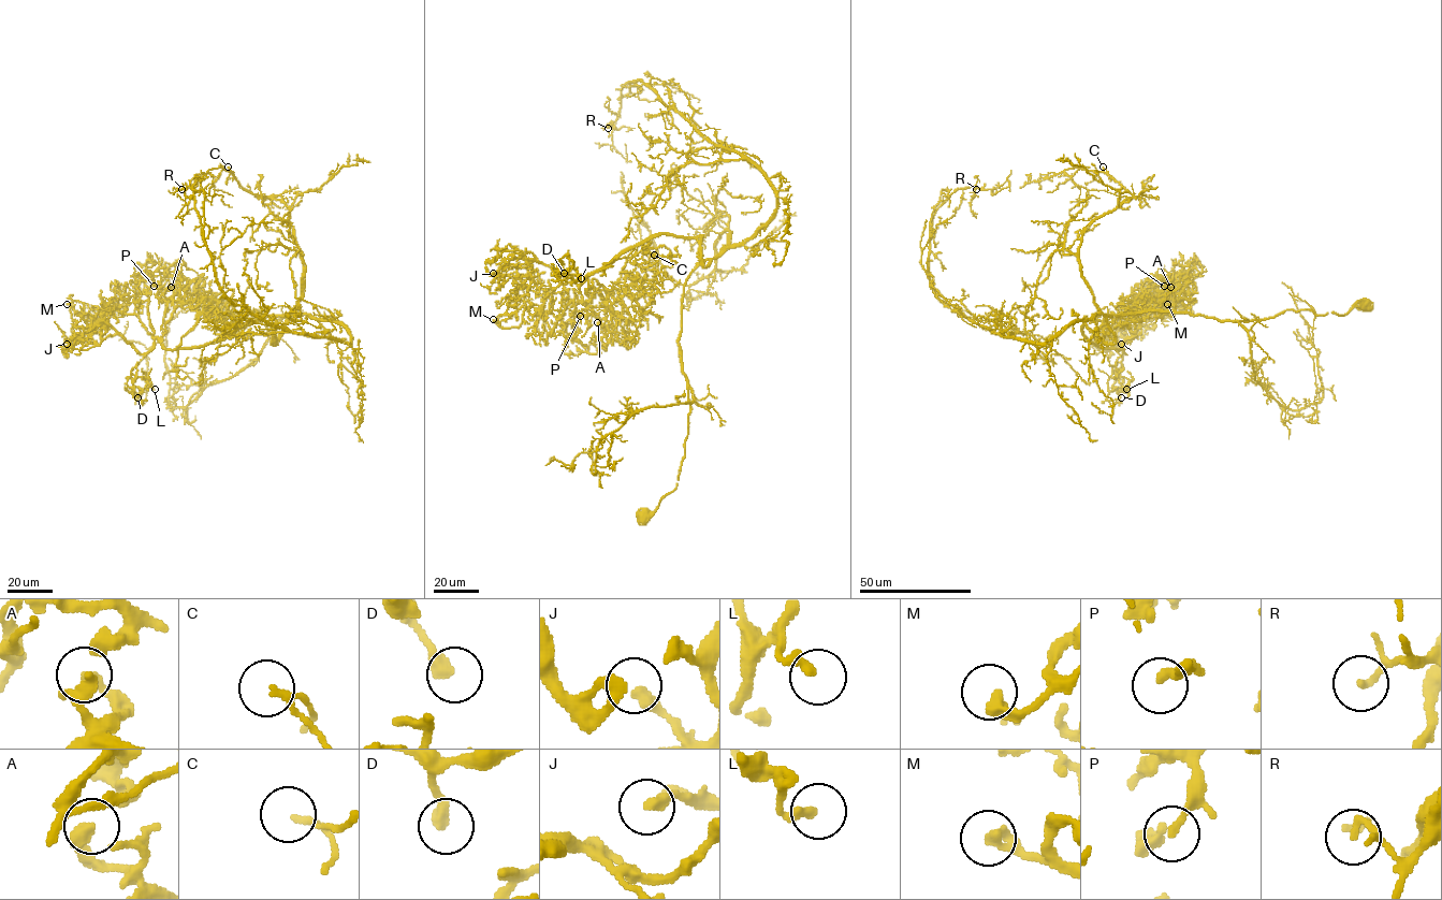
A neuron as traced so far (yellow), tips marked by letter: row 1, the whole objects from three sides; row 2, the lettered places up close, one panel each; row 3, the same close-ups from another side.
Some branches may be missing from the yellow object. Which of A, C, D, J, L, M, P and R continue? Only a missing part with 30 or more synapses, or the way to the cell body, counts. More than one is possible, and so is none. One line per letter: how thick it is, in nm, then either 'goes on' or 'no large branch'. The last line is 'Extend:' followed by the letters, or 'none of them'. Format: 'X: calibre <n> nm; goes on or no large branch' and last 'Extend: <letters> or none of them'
A: calibre 320 nm; no large branch
C: calibre 130 nm; no large branch
D: calibre 360 nm; no large branch
J: calibre 320 nm; no large branch
L: calibre 240 nm; no large branch
M: calibre 320 nm; no large branch
P: calibre 180 nm; no large branch
R: calibre 160 nm; no large branch
Extend: none of them

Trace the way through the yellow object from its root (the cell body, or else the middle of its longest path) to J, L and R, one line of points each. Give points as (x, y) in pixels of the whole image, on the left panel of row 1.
J: (218, 305), (287, 323), (276, 344), (271, 317), (202, 346), (157, 337), (142, 354), (117, 334), (67, 344)
L: (218, 305), (287, 323), (276, 344), (271, 317), (202, 346), (169, 349), (157, 337), (131, 371), (155, 389)
R: (218, 305), (259, 309), (258, 321), (256, 310), (336, 320), (350, 342), (235, 305), (193, 190), (181, 189)

